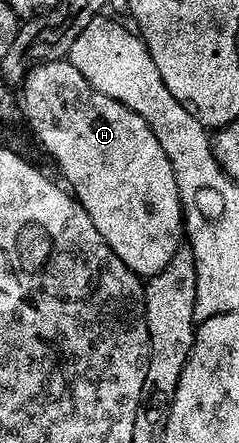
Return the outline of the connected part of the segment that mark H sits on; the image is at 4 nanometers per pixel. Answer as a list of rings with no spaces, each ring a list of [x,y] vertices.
[[[69,60],[48,61],[30,71],[24,83],[24,118],[34,129],[38,142],[58,161],[62,174],[66,177],[65,185],[75,198],[92,216],[96,232],[124,260],[131,272],[143,280],[149,280],[164,272],[168,264],[184,246],[184,207],[176,172],[160,148],[160,140],[152,128],[136,112],[124,108],[116,100],[96,92],[80,76],[80,72]]]

